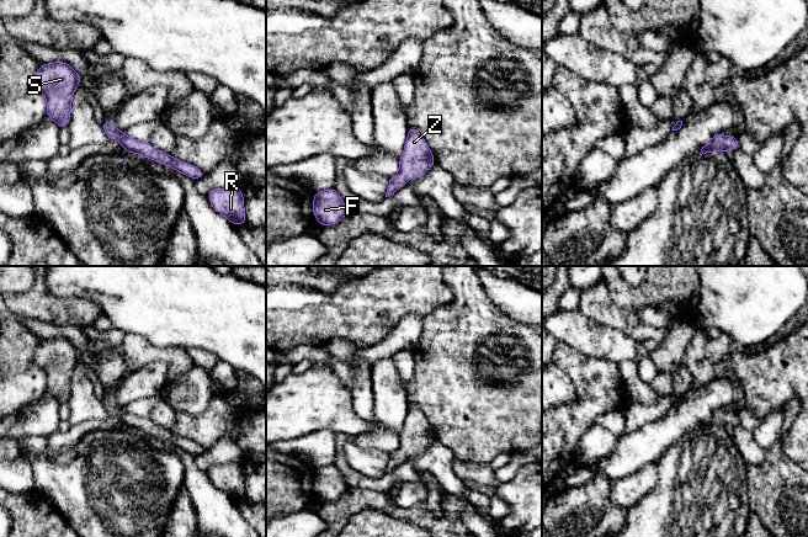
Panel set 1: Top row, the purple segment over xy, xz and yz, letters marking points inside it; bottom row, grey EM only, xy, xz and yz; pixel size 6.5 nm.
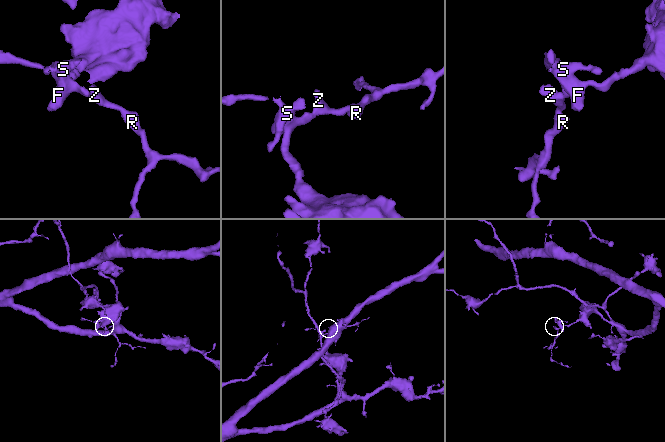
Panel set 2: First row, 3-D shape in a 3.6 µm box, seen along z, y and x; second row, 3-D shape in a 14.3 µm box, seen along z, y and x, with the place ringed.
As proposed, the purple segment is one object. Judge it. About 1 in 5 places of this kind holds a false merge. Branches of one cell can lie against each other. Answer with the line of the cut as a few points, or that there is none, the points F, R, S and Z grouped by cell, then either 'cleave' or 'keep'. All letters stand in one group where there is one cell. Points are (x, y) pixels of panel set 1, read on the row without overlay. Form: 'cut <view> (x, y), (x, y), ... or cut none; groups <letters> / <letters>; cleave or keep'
cut none; groups F R S Z; keep

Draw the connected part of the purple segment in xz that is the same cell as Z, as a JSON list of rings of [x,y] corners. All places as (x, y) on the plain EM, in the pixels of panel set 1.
[[[409,403],[403,431],[399,434],[399,448],[389,453],[386,473],[394,470],[398,464],[405,462],[409,454],[425,451],[435,440],[426,416],[415,404]]]

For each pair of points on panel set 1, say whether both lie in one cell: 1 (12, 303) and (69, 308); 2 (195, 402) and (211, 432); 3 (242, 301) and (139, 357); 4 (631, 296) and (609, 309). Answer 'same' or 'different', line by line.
1: same
2: different
3: different
4: different

